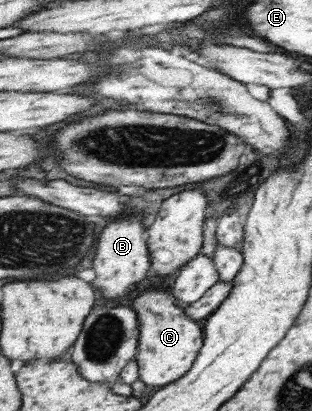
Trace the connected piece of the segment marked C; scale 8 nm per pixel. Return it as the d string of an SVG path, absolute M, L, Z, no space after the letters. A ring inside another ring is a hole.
M149 288L131 301L131 307L139 314L139 347L137 363L140 380L147 386L165 388L175 384L190 372L204 345L203 327L186 315L186 309L176 305L177 297L172 290Z

